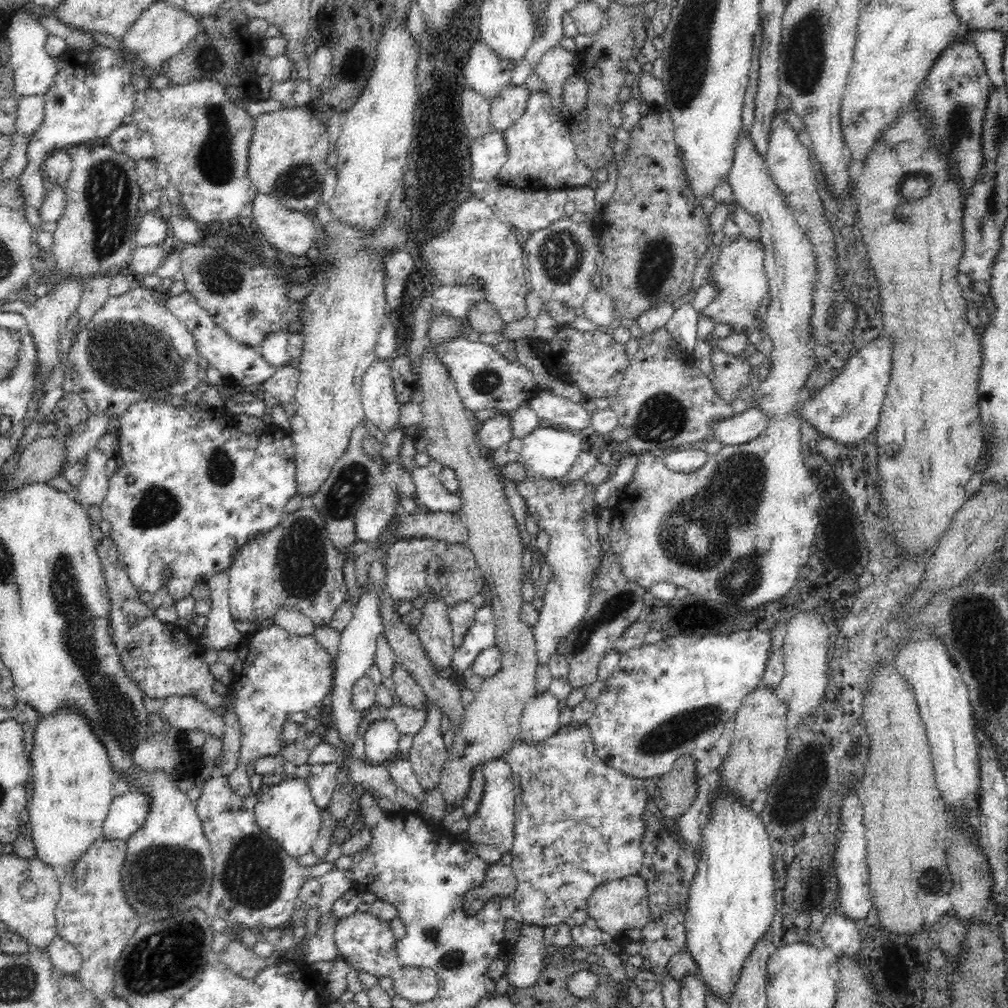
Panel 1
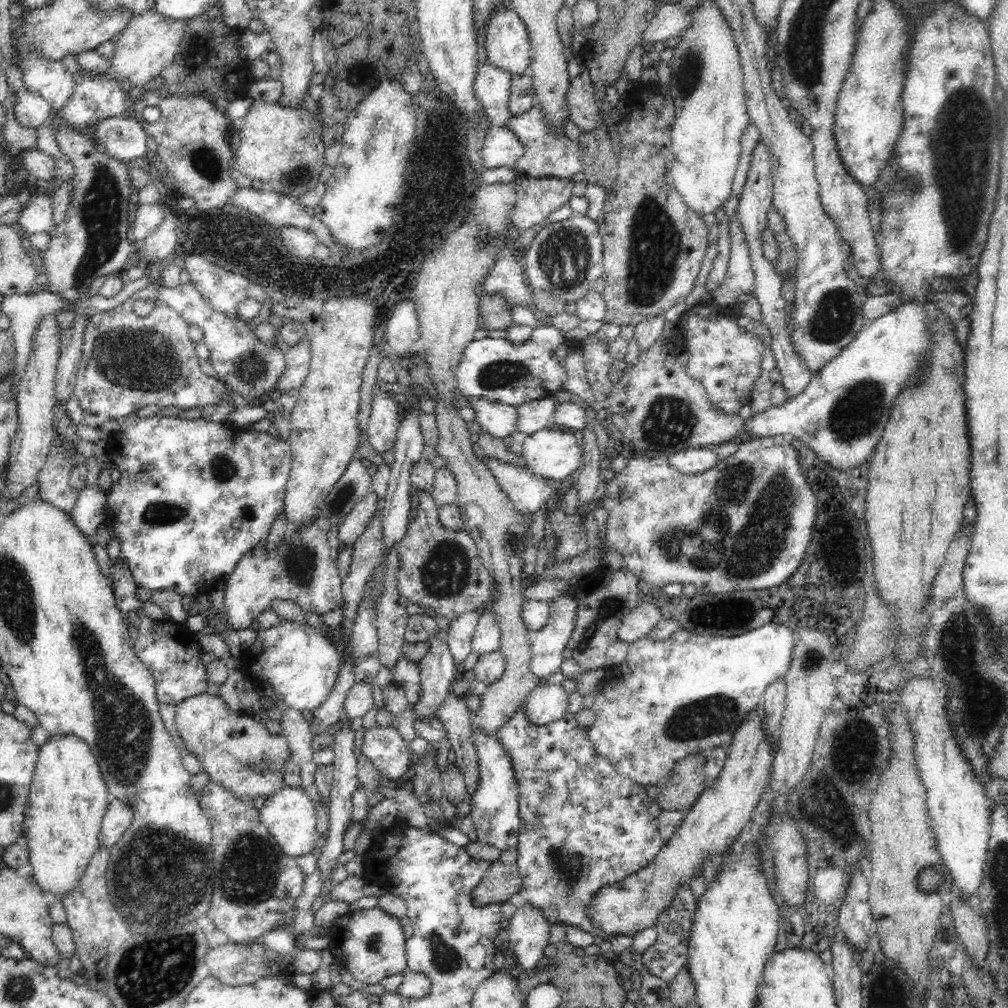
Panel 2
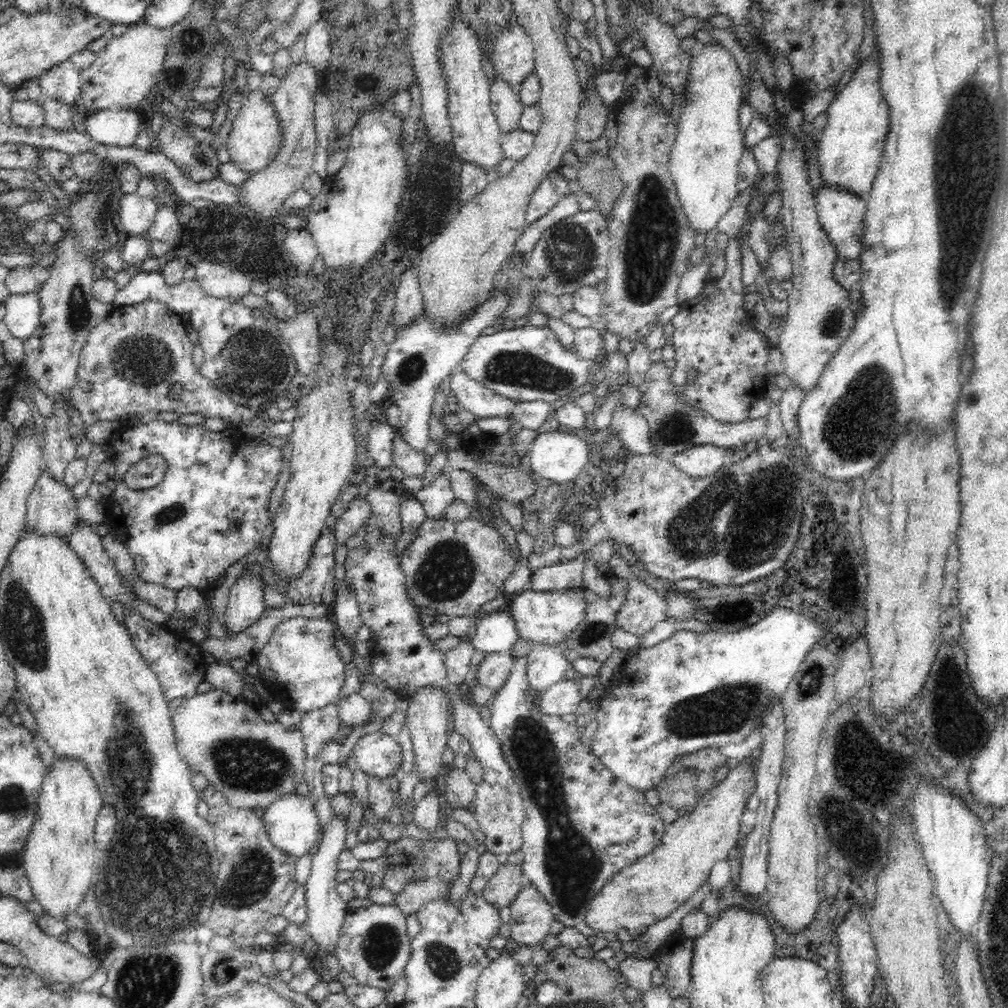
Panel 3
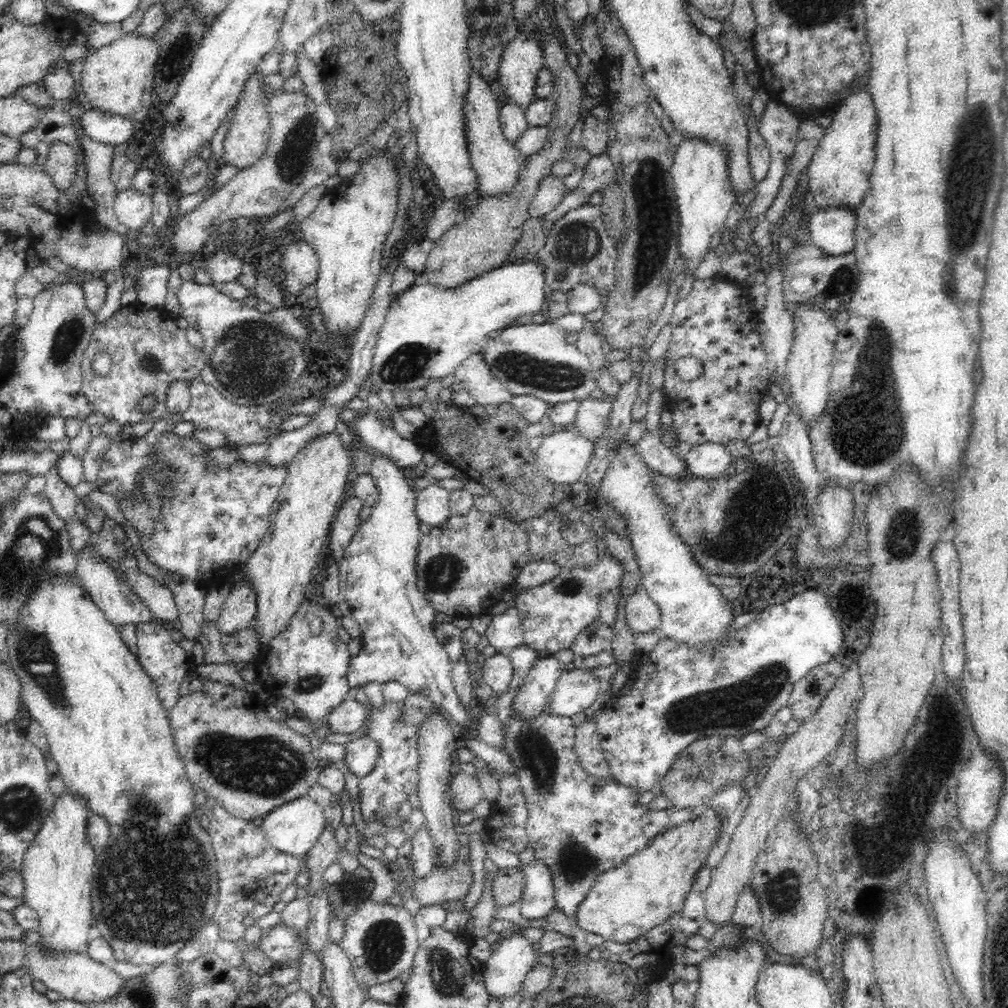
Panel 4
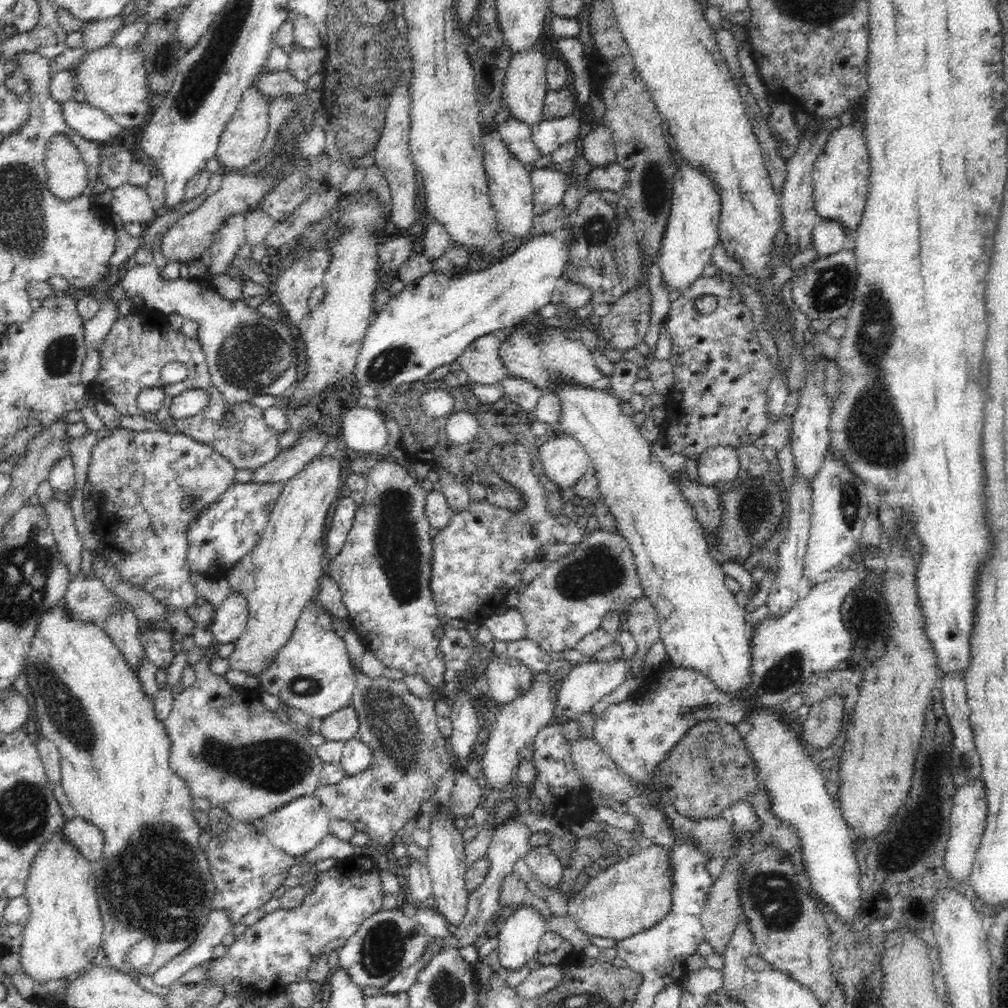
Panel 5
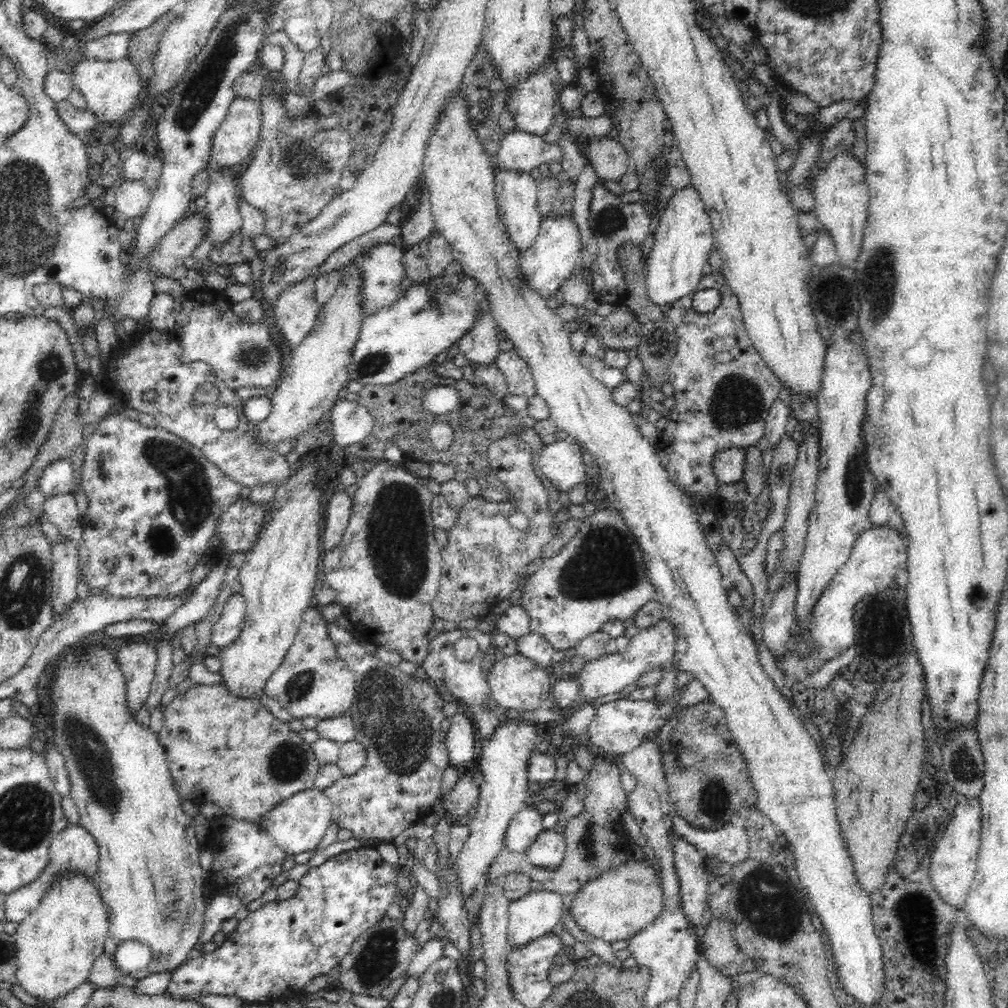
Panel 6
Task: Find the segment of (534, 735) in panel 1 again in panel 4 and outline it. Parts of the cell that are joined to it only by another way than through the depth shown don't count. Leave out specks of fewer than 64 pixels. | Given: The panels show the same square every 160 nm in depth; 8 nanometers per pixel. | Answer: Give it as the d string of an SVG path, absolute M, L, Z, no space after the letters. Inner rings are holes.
M574 668L560 675L548 705L551 713L570 717L592 706L592 702L598 698L604 687L590 671L586 668Z

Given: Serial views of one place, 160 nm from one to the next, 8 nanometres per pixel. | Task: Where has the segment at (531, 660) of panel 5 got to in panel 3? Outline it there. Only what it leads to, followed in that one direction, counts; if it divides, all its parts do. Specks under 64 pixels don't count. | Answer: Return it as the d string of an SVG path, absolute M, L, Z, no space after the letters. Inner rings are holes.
M516 658L510 675L496 691L489 706L490 727L513 770L525 808L525 820L521 826L522 882L523 885L534 885L542 893L554 918L589 937L596 934L585 919L590 901L611 876L658 846L665 831L665 821L656 807L646 801L645 790L638 790L614 776L591 751L590 745L581 739L574 713L548 715L540 710L536 700L537 694L529 689L527 658Z

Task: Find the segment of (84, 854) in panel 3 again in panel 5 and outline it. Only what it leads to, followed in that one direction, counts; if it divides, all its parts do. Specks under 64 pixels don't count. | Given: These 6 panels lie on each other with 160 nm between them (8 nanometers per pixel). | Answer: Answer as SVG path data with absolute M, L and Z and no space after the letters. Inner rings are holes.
M59 831L42 844L30 866L23 895L28 899L31 913L20 935L20 962L24 972L40 984L62 980L90 966L103 946L104 921L91 864Z

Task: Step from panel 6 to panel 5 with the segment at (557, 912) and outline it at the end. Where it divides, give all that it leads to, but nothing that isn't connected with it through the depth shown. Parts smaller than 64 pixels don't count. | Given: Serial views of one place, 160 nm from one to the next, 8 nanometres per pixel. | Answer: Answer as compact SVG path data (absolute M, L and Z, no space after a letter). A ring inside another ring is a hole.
M530 903L513 908L513 914L505 919L497 935L500 961L498 973L507 974L518 970L534 959L541 936L549 931L546 924L542 914Z

